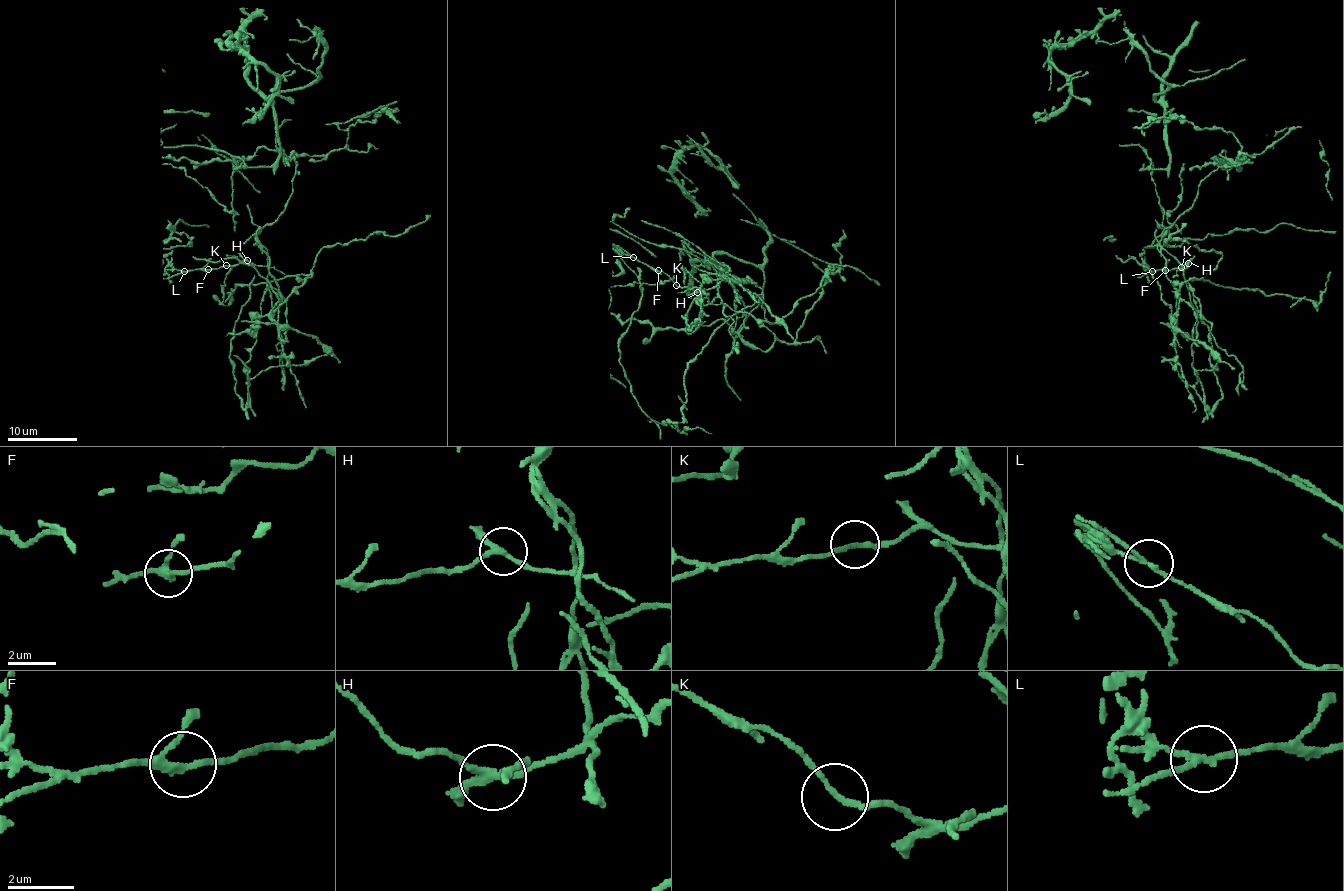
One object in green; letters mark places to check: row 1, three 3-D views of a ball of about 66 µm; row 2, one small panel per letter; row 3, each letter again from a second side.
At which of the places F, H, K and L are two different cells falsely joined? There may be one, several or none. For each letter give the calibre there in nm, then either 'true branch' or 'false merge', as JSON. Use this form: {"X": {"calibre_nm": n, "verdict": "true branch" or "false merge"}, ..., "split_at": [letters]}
{"F": {"calibre_nm": 200, "verdict": "true branch"}, "H": {"calibre_nm": 200, "verdict": "false merge"}, "K": {"calibre_nm": 160, "verdict": "true branch"}, "L": {"calibre_nm": 150, "verdict": "false merge"}, "split_at": ["H", "L"]}

